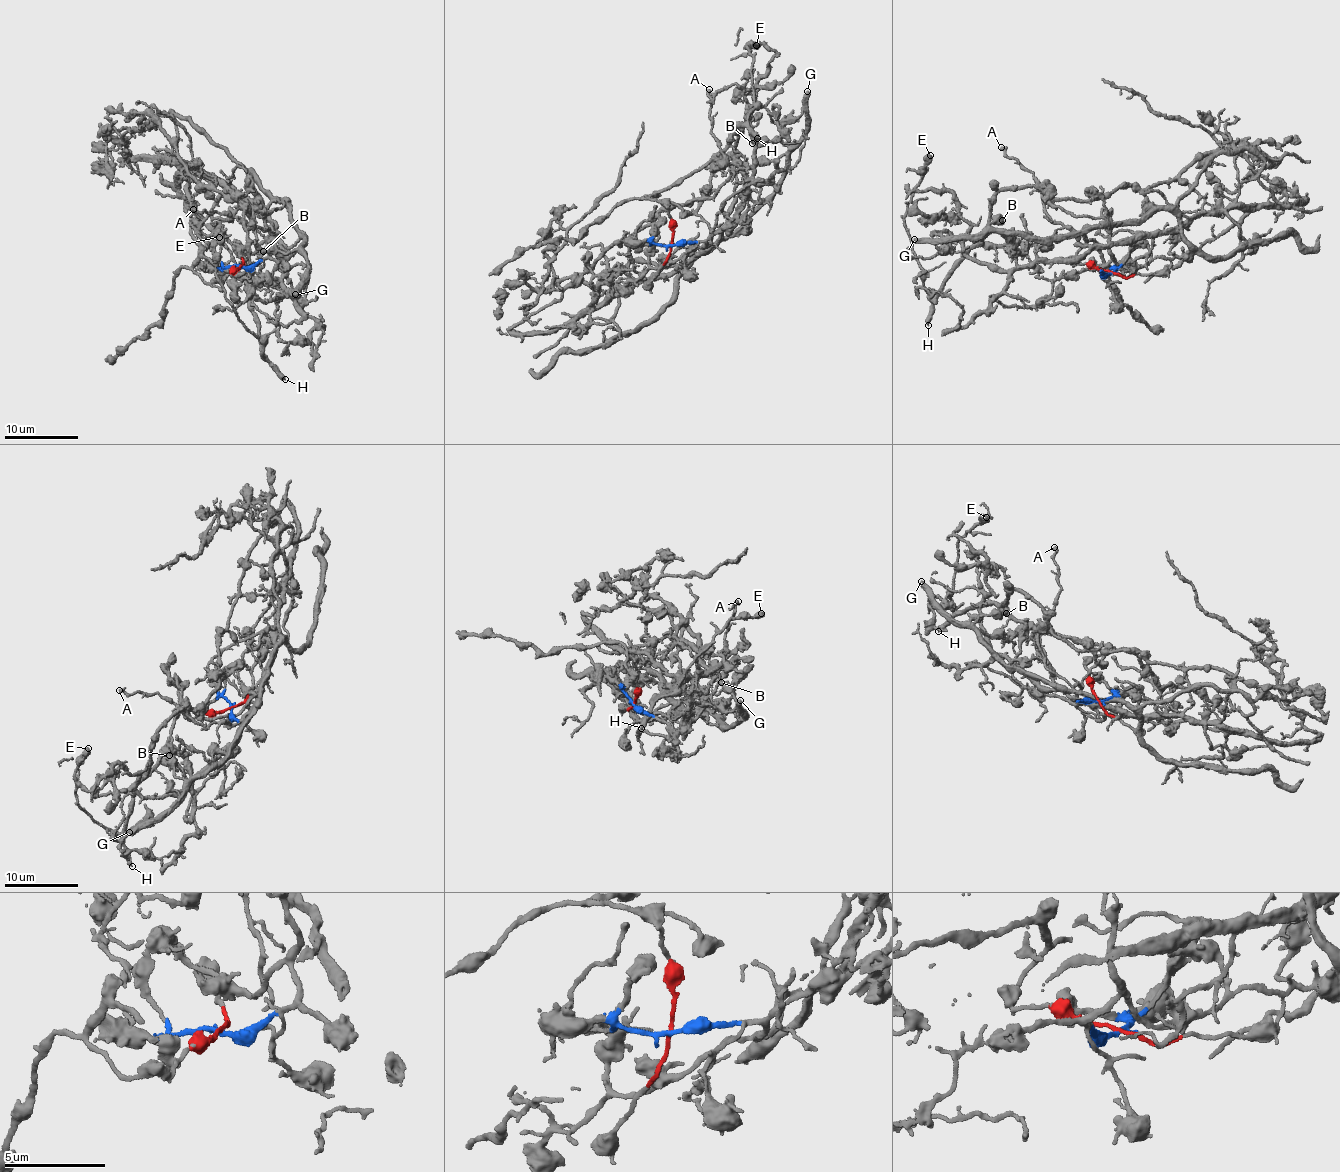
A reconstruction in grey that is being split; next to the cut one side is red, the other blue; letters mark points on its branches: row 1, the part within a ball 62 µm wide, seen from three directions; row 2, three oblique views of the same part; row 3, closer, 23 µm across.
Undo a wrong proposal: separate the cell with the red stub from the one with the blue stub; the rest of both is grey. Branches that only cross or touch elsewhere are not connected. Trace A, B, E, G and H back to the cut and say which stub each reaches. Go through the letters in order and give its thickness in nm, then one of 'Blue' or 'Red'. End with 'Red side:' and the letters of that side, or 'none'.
A: Thickness 280 nm. Blue
B: Thickness 500 nm. Blue
E: Thickness 600 nm. Red
G: Thickness 480 nm. Blue
H: Thickness 380 nm. Red
Red side: E, H

